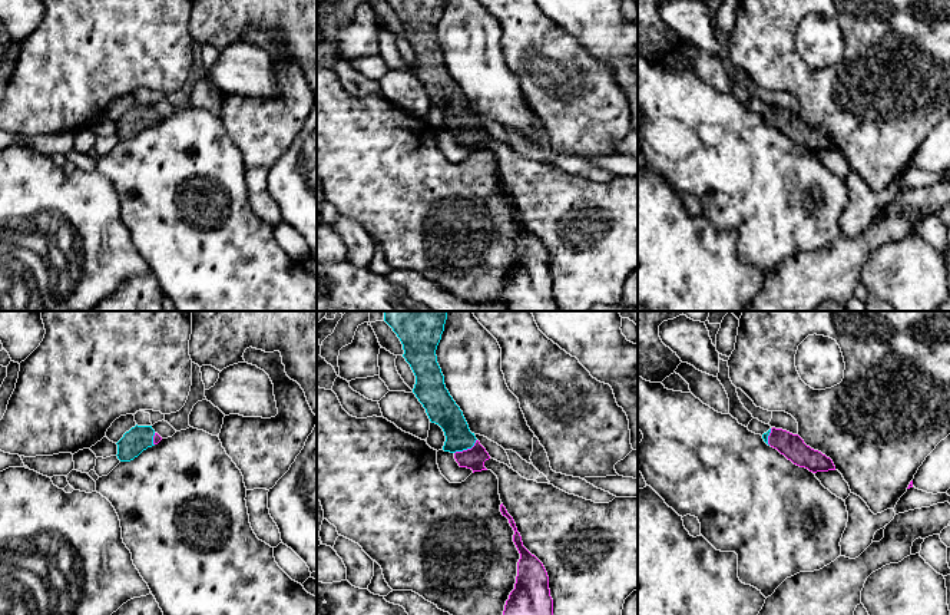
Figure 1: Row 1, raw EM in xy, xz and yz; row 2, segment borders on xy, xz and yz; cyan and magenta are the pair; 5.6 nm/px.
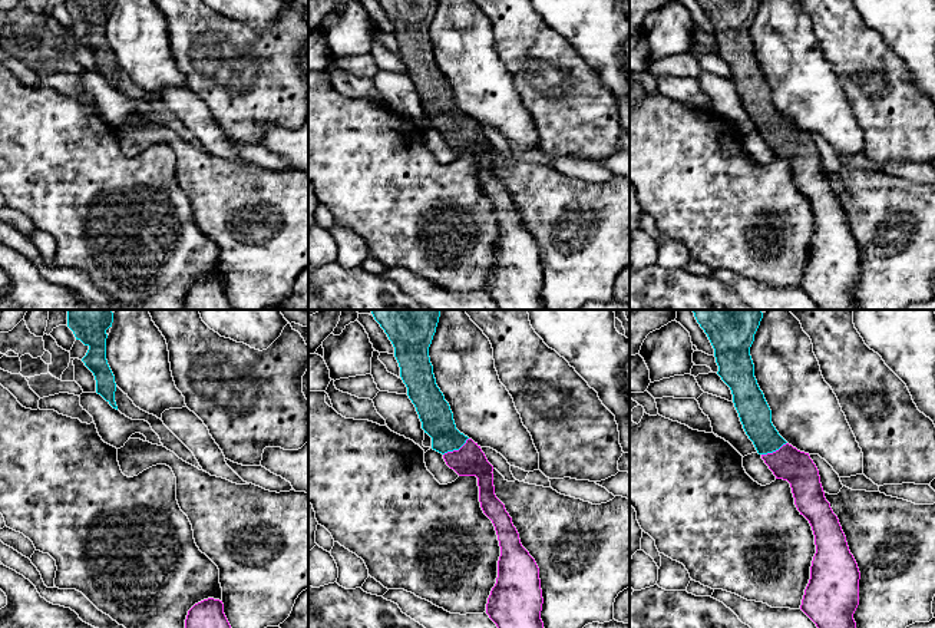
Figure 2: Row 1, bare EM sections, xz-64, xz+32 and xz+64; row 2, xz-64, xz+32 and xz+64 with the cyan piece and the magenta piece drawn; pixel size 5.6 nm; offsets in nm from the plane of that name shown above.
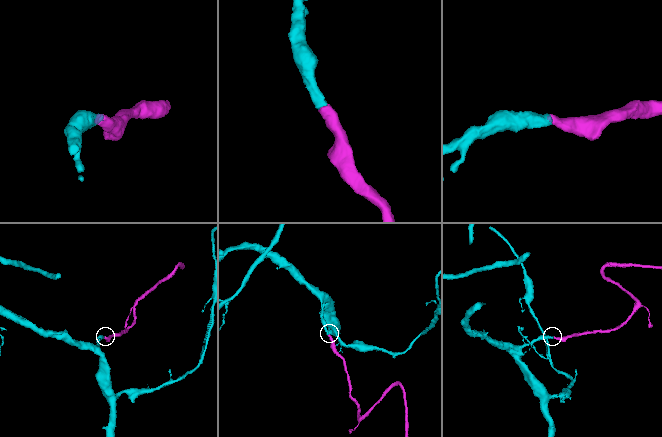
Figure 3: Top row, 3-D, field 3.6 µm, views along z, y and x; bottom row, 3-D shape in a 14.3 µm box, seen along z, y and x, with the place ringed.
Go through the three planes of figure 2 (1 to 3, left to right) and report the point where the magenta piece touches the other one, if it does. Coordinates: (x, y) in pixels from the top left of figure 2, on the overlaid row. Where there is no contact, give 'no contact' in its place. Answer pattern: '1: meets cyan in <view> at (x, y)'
1: no contact
2: meets cyan in xz+32 at (456, 449)
3: meets cyan in xz+64 at (773, 450)

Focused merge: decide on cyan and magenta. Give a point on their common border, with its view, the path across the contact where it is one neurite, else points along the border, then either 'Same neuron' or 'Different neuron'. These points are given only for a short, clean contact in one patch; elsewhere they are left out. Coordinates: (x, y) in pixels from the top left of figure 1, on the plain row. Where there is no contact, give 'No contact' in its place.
Touches cyan at xz (466, 128). Path across: xz (444, 91), (466, 128), (474, 136). Same neuron

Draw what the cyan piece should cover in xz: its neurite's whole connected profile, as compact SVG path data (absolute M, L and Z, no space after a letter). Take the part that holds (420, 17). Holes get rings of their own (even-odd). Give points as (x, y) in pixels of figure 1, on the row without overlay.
M385 0L393 10L397 13L403 23L403 36L410 43L416 63L413 72L426 87L426 92L431 102L438 103L446 115L443 125L444 130L454 133L456 140L460 146L467 146L474 151L487 149L484 140L490 138L486 128L476 118L474 112L470 110L469 103L463 95L463 90L456 83L453 76L444 63L444 54L437 42L436 29L441 19L446 0Z

